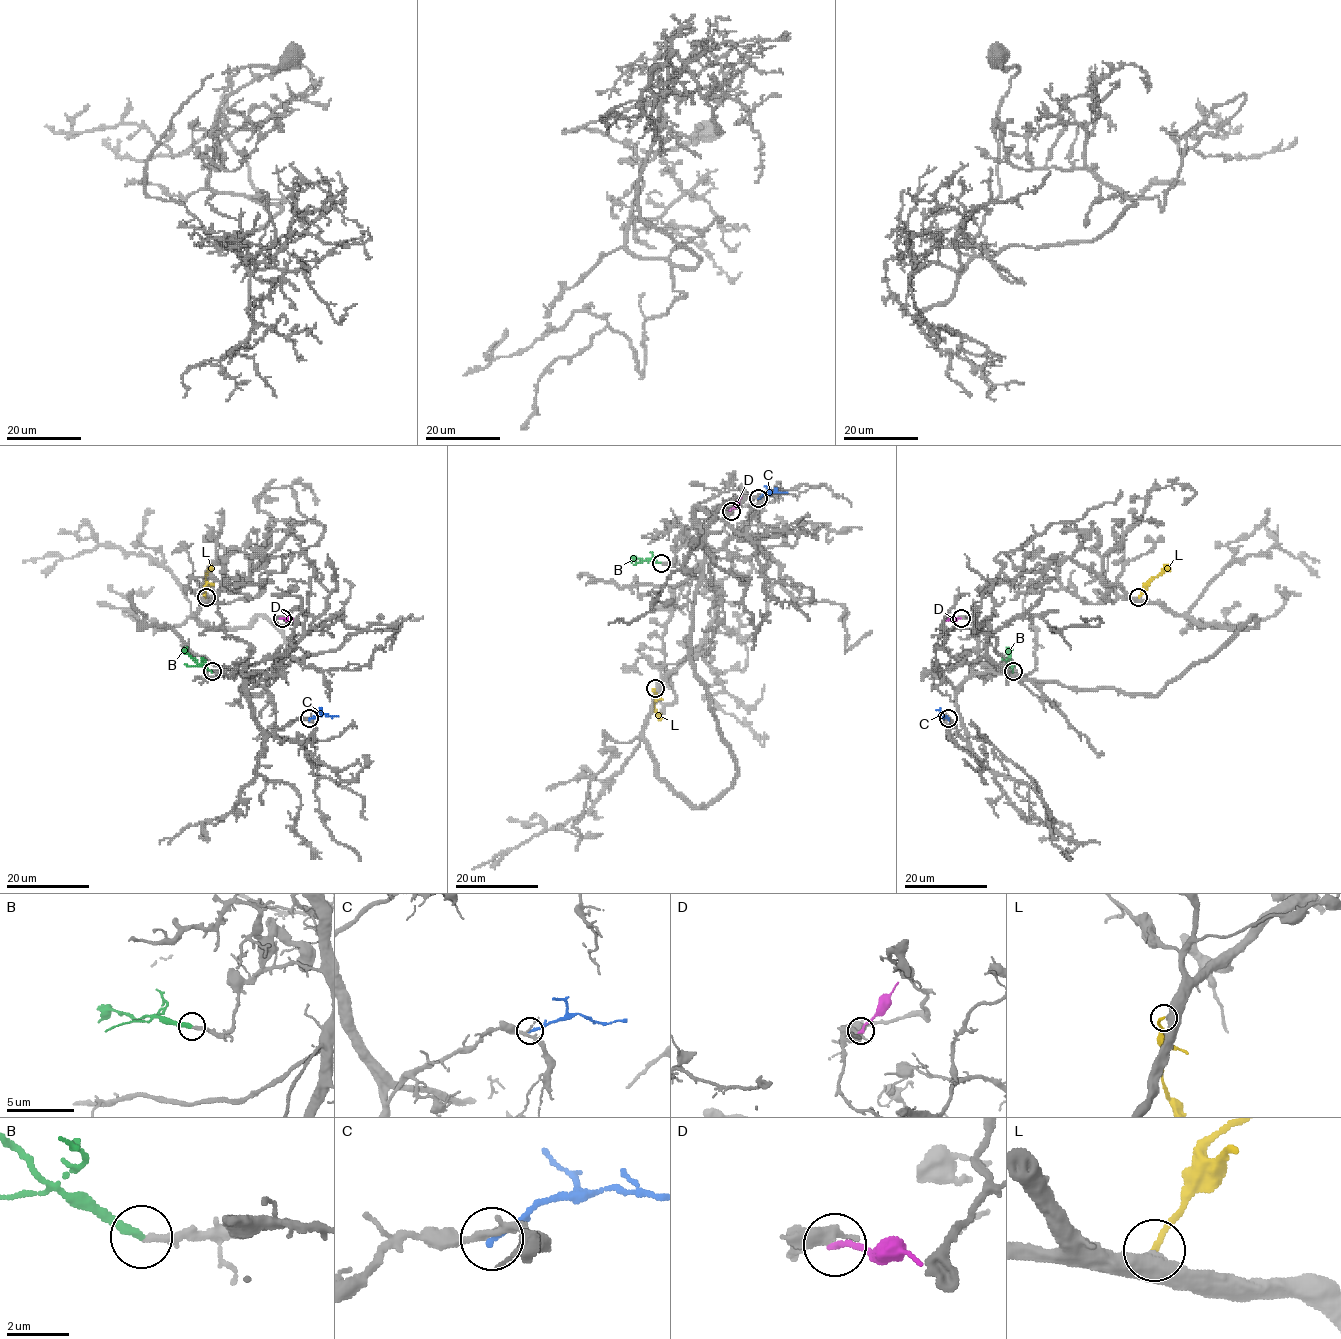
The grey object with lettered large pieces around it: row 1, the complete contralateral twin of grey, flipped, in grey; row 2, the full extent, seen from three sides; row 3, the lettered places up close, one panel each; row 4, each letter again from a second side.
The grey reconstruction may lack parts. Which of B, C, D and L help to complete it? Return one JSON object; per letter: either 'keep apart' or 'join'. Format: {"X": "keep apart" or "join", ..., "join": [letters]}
{"B": "join", "C": "keep apart", "D": "keep apart", "L": "join", "join": ["B", "L"]}

